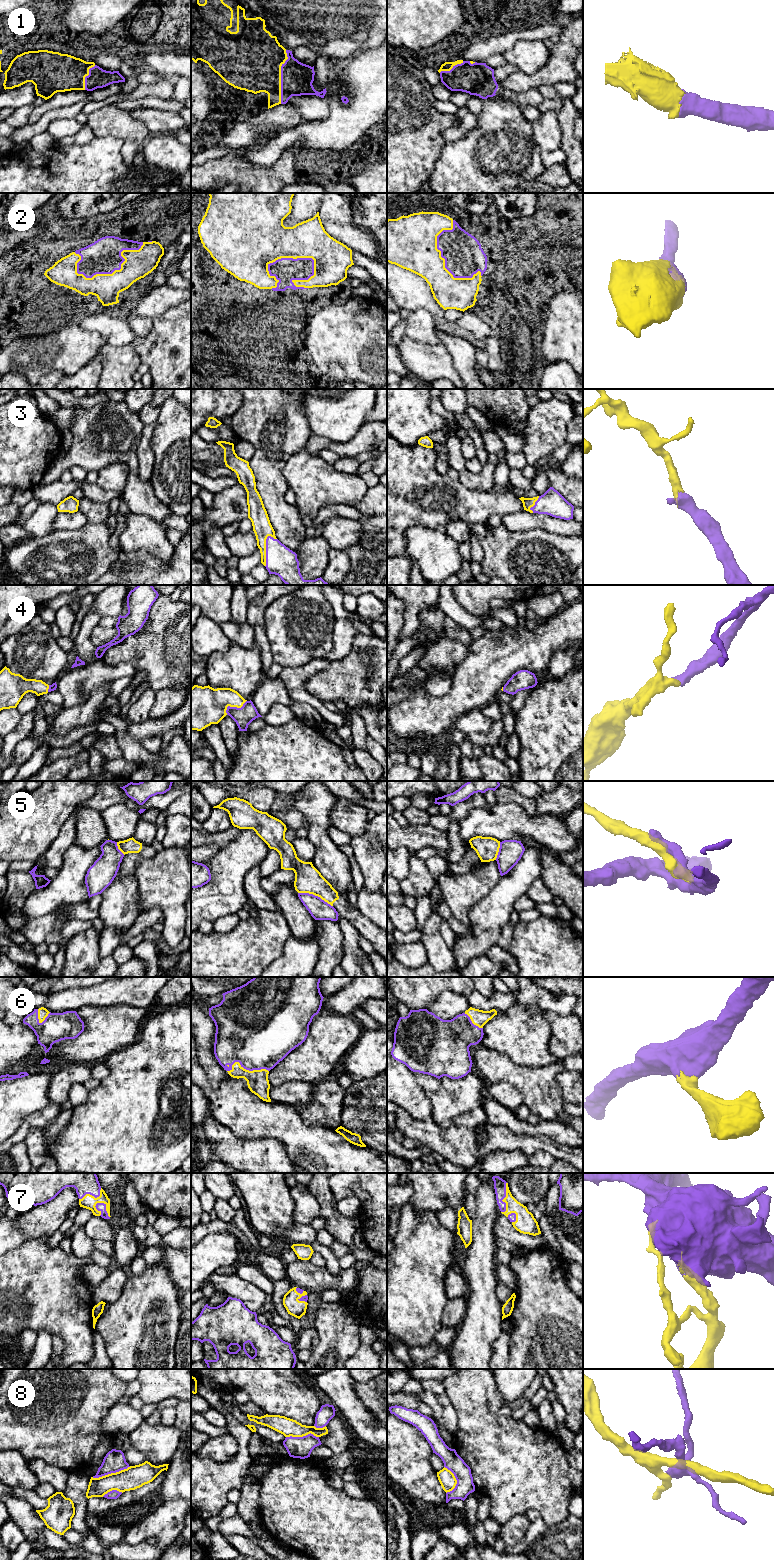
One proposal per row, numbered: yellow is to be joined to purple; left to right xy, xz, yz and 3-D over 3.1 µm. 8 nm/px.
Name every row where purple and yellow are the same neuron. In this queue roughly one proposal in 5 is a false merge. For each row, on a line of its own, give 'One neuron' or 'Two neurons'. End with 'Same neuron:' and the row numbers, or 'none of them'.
1: One neuron
2: One neuron
3: One neuron
4: One neuron
5: Two neurons
6: One neuron
7: One neuron
8: Two neurons
Same neuron: 1, 2, 3, 4, 6, 7

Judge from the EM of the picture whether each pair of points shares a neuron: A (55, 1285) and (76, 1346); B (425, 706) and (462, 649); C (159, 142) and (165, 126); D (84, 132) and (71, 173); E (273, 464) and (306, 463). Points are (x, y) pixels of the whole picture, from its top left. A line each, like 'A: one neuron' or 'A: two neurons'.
A: one neuron
B: two neurons
C: two neurons
D: two neurons
E: two neurons

